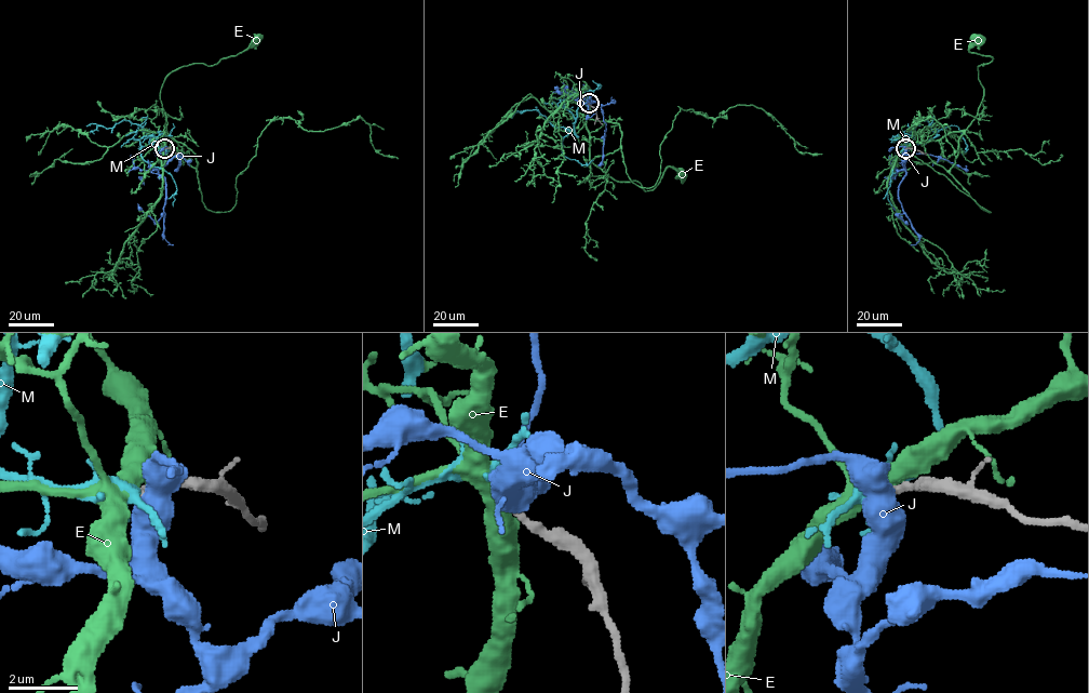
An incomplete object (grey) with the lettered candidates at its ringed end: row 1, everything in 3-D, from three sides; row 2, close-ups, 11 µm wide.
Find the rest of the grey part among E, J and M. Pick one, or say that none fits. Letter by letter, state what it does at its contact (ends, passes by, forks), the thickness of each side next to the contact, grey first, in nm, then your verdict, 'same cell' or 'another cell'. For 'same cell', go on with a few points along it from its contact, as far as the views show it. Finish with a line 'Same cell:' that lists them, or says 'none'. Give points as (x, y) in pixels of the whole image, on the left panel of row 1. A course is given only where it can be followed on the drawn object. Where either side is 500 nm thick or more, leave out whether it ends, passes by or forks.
E: 240 nm thick on the grey side, 500 nm on the other; another cell
J: 240 nm thick on the grey side, 600 nm on the other; another cell
M: it passes by; 200 nm thick on the grey side, 220 nm on the other; same cell; it runs (164, 148), (148, 144), (140, 148), (139, 154), (172, 176), (177, 190), (173, 205)
Same cell: M

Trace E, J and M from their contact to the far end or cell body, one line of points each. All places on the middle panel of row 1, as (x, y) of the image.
E: (589, 104), (591, 169), (583, 182), (590, 176), (605, 175), (636, 181), (648, 190), (669, 167), (683, 173)
J: (589, 104), (593, 102), (582, 104), (590, 96), (588, 102), (586, 96), (580, 102), (562, 92)
M: (589, 104), (578, 107), (575, 118), (565, 107), (564, 95), (567, 91), (593, 91), (601, 84), (596, 90)

